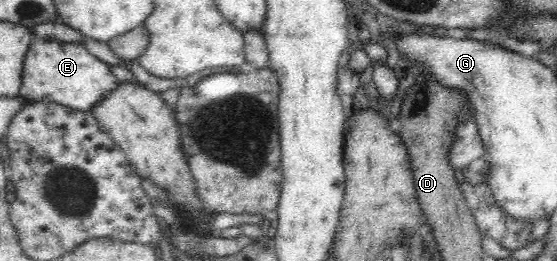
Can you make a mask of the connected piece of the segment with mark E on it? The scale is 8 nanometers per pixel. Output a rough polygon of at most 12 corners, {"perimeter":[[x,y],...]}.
{"perimeter":[[35,38],[18,96],[90,111],[119,84],[80,43]]}

